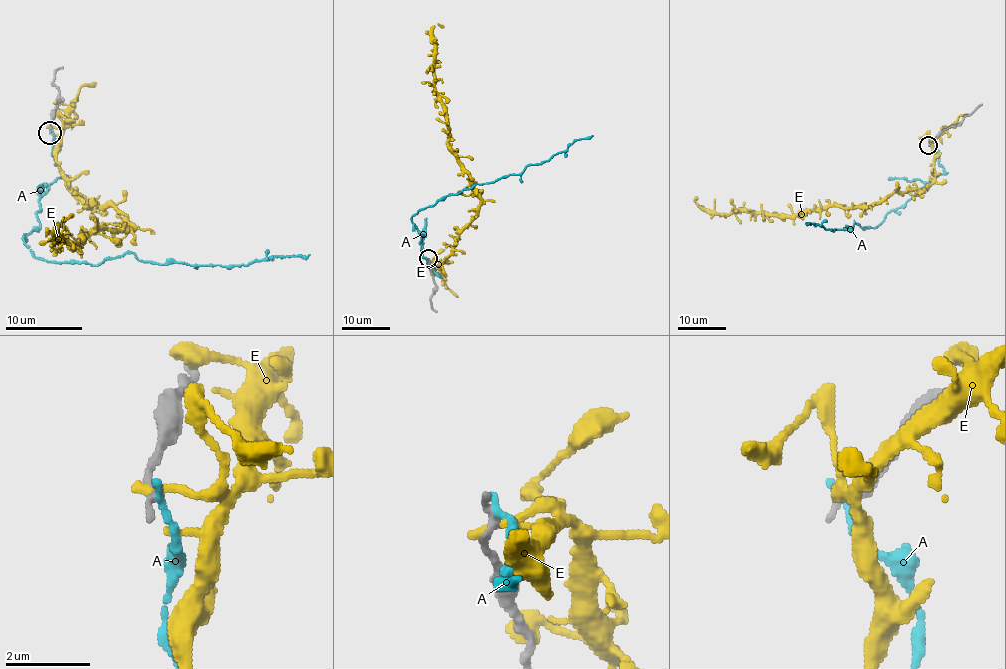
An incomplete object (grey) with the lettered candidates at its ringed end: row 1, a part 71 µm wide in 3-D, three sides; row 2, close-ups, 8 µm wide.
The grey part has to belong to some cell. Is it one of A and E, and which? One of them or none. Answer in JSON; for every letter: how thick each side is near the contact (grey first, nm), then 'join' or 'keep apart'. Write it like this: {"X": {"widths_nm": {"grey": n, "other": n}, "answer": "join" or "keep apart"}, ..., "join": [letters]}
{"A": {"widths_nm": {"grey": 240, "other": 170}, "answer": "keep apart"}, "E": {"widths_nm": {"grey": 240, "other": 200}, "answer": "keep apart"}, "join": []}

